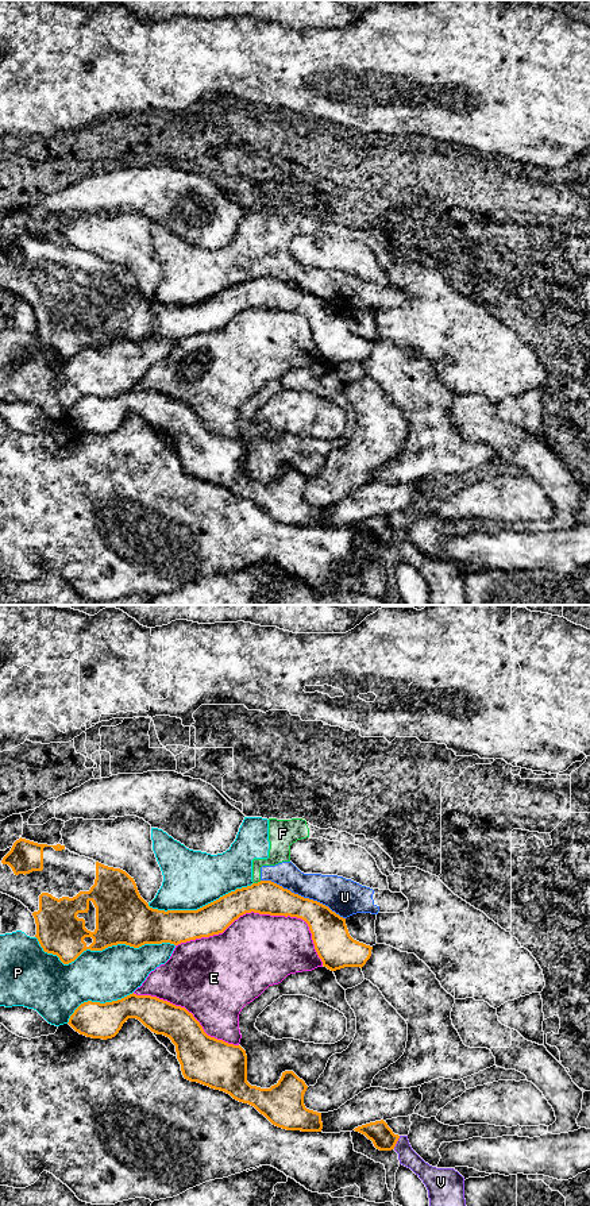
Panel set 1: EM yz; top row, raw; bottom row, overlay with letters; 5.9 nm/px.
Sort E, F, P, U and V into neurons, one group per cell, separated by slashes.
E / F P U / V

